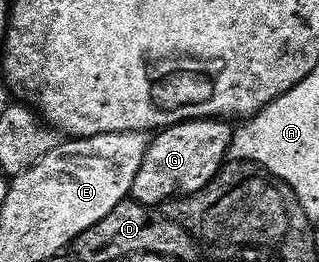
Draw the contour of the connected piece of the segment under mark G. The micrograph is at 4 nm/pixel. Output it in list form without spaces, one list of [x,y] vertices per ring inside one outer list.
[[[196,120],[194,122],[182,122],[179,126],[169,126],[165,130],[158,131],[150,139],[147,147],[147,155],[141,164],[141,172],[133,183],[131,198],[143,206],[162,207],[180,196],[198,194],[204,190],[223,169],[232,149],[233,134],[227,131],[228,123],[223,120]]]

